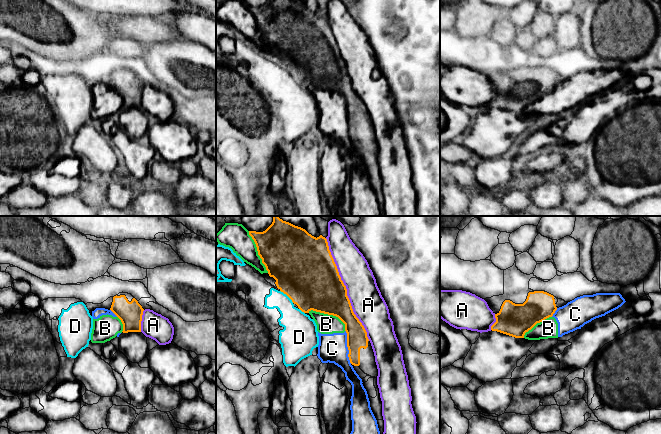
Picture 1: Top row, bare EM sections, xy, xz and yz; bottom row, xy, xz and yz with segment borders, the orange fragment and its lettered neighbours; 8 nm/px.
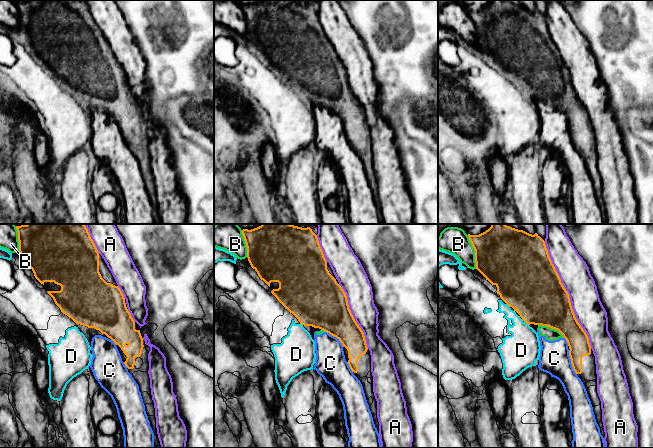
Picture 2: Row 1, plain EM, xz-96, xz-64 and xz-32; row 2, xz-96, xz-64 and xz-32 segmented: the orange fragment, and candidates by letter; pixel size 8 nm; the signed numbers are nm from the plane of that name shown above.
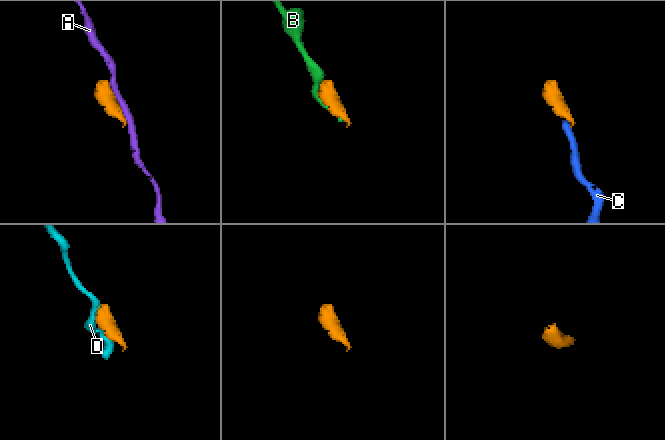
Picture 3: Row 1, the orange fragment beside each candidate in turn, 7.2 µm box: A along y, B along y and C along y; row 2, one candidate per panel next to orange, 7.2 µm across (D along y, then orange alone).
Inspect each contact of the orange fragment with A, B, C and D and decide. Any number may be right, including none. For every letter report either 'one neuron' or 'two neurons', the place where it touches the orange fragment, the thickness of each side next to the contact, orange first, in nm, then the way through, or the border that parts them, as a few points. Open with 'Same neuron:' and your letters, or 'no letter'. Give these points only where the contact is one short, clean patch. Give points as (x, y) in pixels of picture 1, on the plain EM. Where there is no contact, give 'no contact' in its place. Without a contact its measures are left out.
Same neuron: no letter
A: two neurons; meets orange in xz at (346, 65); 400 nm thick on the orange side, 260 nm on the other
B: two neurons; meets orange in xz at (329, 90); 400 nm thick on the orange side, 160 nm on the other
C: two neurons; meets orange in xz at (347, 122); 160 nm thick on the orange side, 240 nm on the other; border along xz (345, 106), (348, 135), (351, 139)
D: two neurons; meets orange in xz at (287, 71); 500 nm thick on the orange side, 220 nm on the other; border along xz (280, 66), (293, 78)

